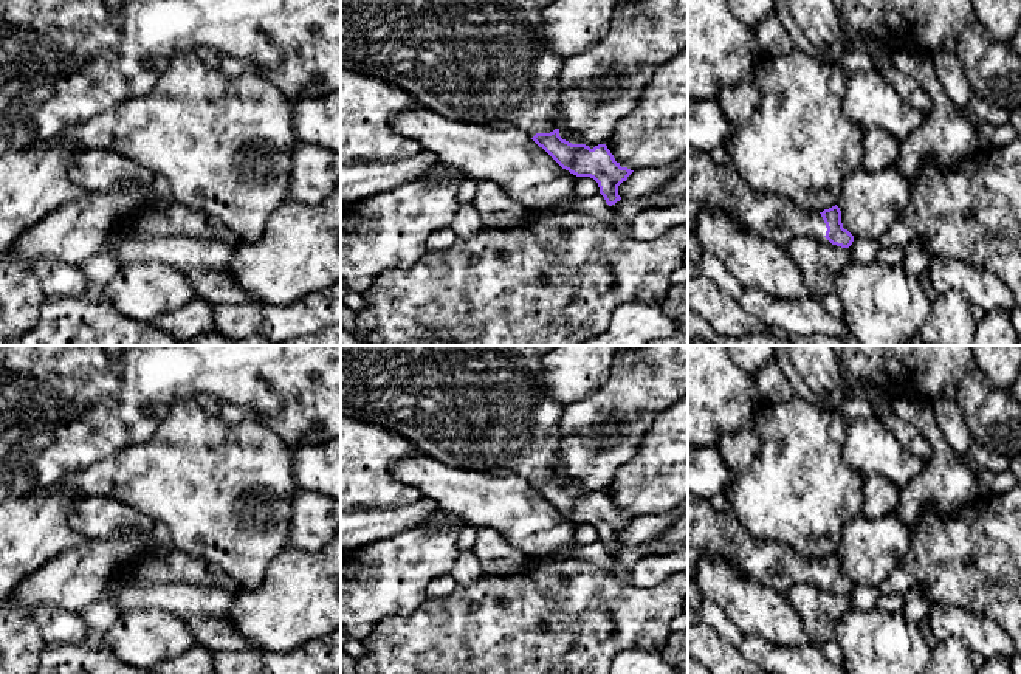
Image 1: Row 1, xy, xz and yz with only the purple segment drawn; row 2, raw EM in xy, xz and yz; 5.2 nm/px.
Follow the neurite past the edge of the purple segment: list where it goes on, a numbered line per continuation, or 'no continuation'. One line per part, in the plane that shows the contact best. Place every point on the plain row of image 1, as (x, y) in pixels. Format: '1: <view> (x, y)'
1: xz (485, 408)

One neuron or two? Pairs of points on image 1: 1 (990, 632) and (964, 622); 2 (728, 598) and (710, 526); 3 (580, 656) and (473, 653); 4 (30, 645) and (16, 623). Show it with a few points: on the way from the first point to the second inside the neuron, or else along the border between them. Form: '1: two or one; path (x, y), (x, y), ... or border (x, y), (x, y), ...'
1: one; path (984, 632), (976, 632), (970, 628)
2: two; border (704, 555), (722, 558), (749, 578)
3: one; path (553, 653), (499, 653)
4: one; path (25, 640), (16, 628)

